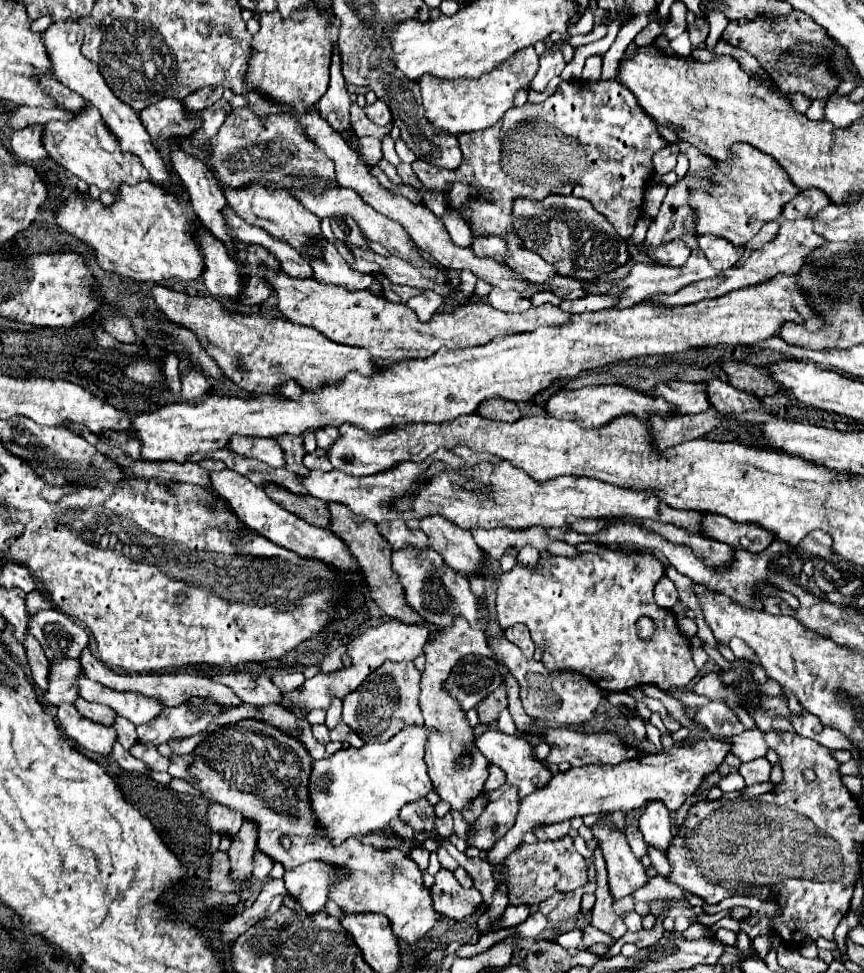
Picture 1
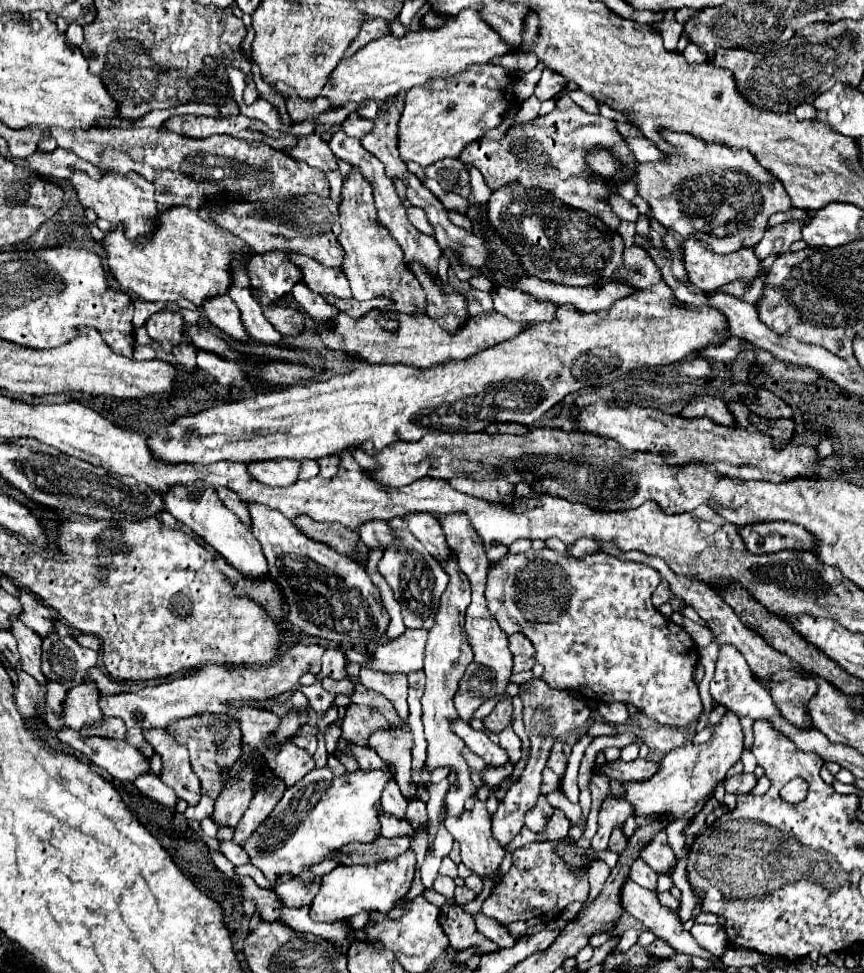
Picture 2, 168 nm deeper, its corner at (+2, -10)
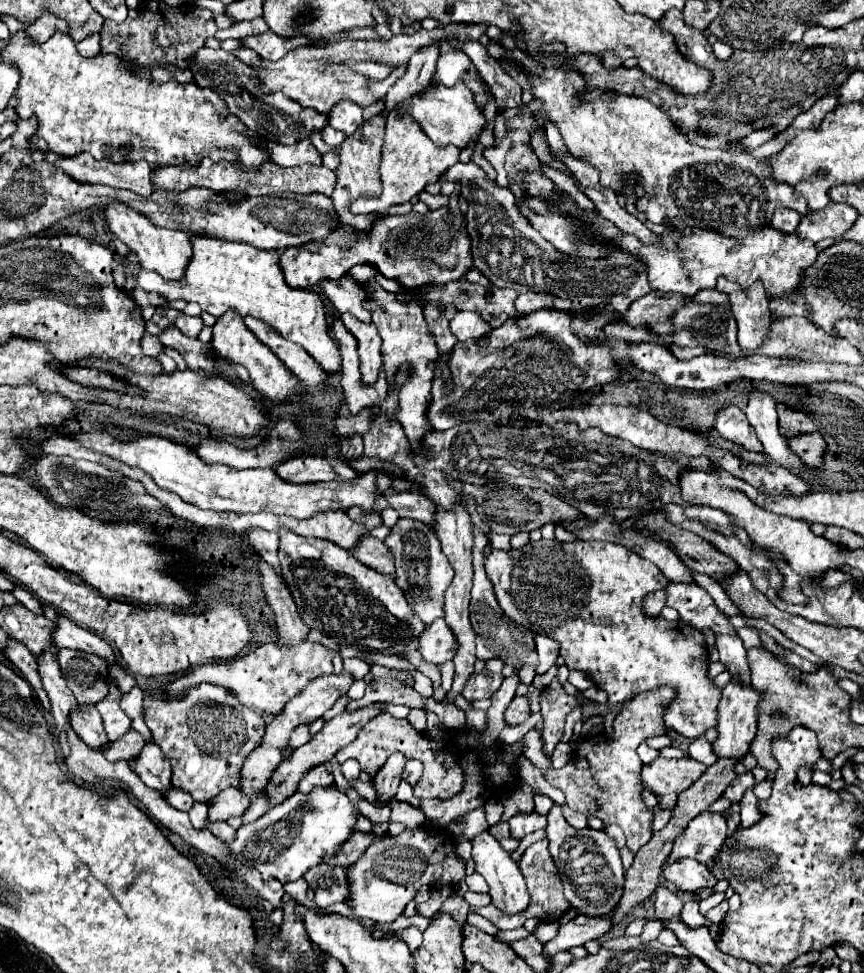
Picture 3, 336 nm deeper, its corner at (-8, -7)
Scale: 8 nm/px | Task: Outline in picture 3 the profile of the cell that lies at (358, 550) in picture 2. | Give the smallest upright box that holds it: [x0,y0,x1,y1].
[351,534,393,574]

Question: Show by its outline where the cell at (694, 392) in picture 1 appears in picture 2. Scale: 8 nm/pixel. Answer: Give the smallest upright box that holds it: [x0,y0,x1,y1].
[683,395,735,425]

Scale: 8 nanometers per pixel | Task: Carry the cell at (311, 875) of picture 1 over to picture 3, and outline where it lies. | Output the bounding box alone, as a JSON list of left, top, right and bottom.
[345,828,465,924]

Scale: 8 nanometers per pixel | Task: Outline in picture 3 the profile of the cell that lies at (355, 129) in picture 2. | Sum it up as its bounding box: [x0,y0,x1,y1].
[329,100,363,136]

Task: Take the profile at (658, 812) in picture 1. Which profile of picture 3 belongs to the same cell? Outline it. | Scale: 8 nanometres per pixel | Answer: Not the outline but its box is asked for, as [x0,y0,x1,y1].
[661,858,717,892]

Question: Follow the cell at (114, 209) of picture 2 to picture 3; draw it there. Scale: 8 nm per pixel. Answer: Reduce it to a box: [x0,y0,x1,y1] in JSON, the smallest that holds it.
[105,200,189,278]

